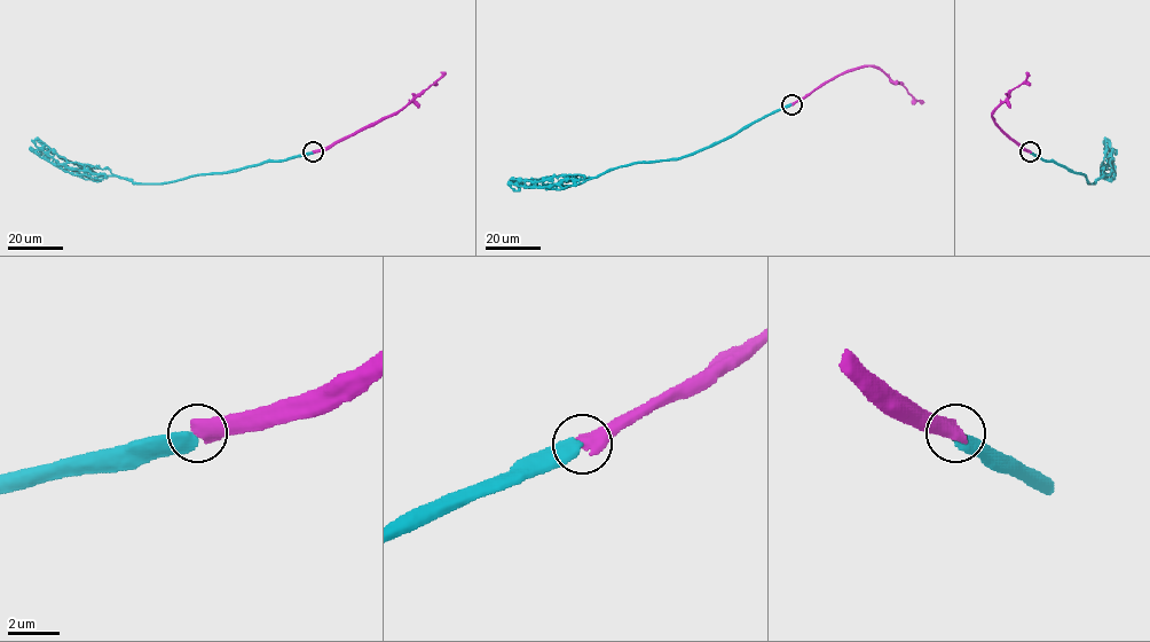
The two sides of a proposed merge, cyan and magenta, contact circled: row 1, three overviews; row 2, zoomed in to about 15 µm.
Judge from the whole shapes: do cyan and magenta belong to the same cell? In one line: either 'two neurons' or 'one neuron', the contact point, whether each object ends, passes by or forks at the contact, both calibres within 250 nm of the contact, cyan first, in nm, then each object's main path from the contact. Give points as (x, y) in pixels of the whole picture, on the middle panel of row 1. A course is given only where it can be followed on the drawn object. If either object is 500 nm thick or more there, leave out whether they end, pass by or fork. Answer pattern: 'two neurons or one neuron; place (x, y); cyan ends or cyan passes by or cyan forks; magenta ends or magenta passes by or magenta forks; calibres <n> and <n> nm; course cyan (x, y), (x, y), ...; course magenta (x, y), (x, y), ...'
two neurons; place (792, 104); calibres 500 and 650 nm; course cyan (790, 104), (677, 158), (631, 163), (595, 177), (545, 175), (540, 180), (521, 181), (518, 190), (513, 188); course magenta (790, 104), (840, 75), (875, 65), (923, 103)

